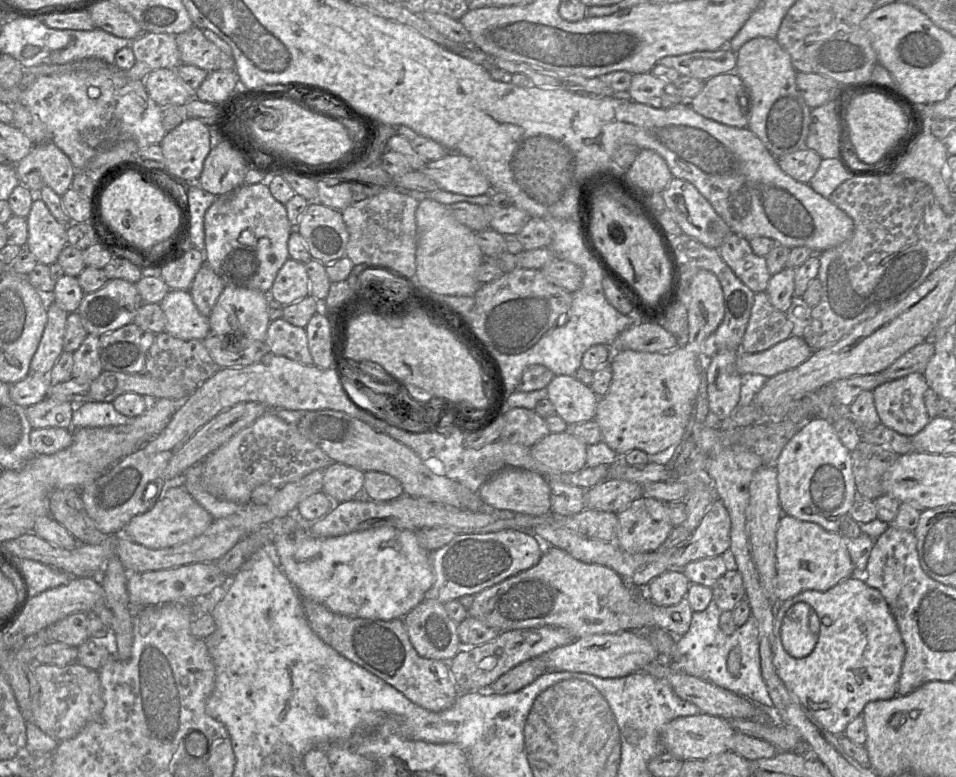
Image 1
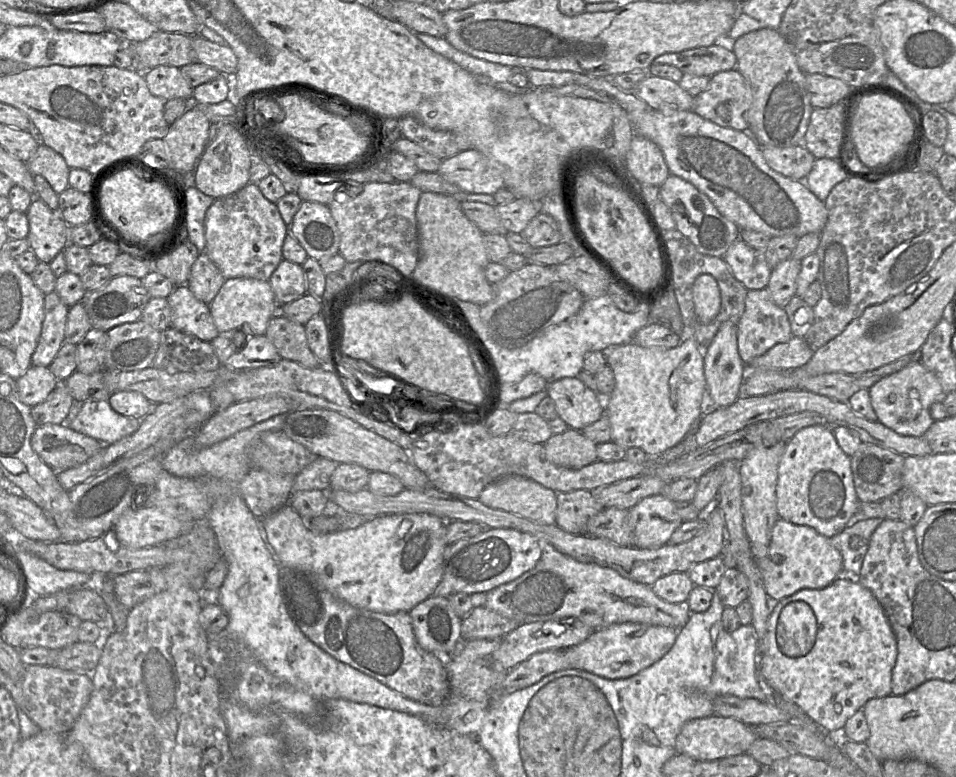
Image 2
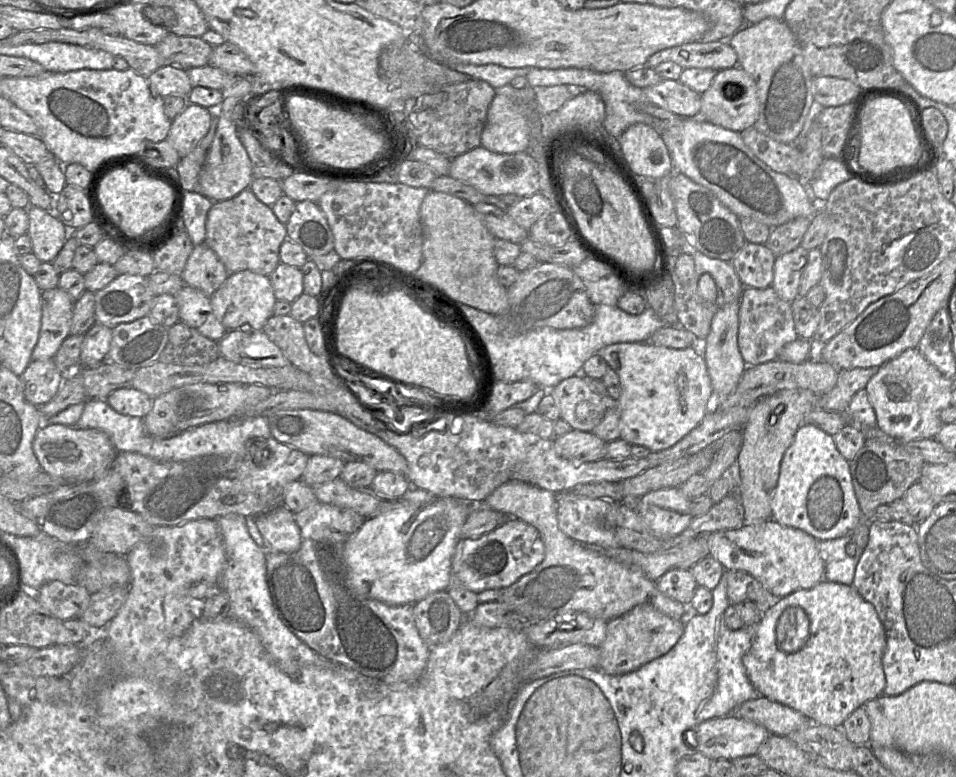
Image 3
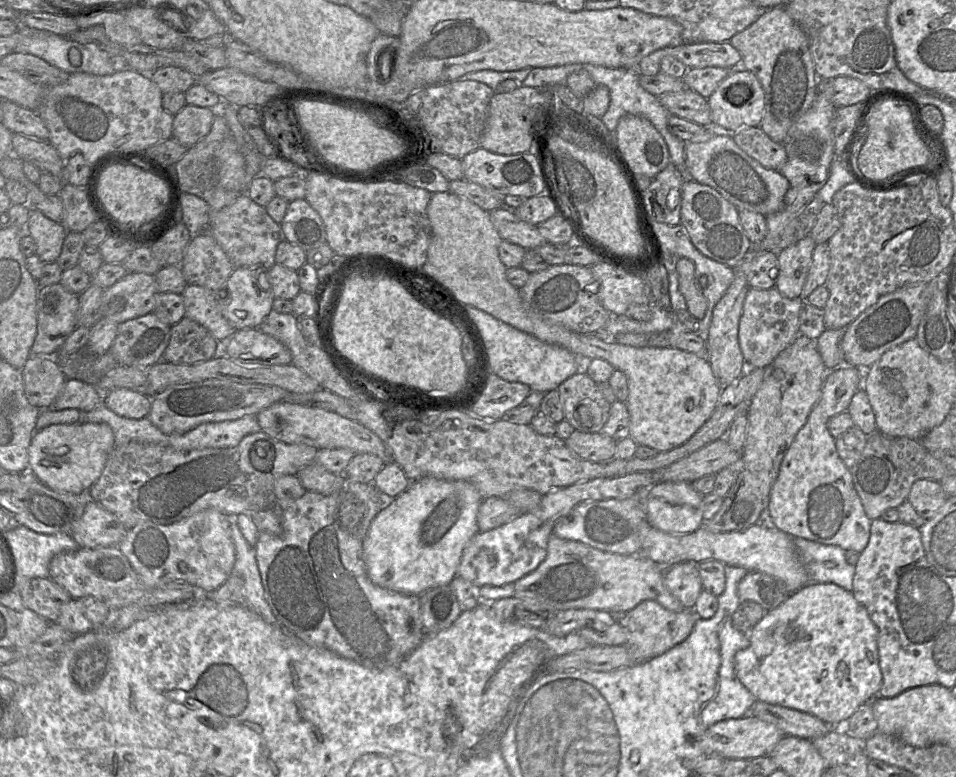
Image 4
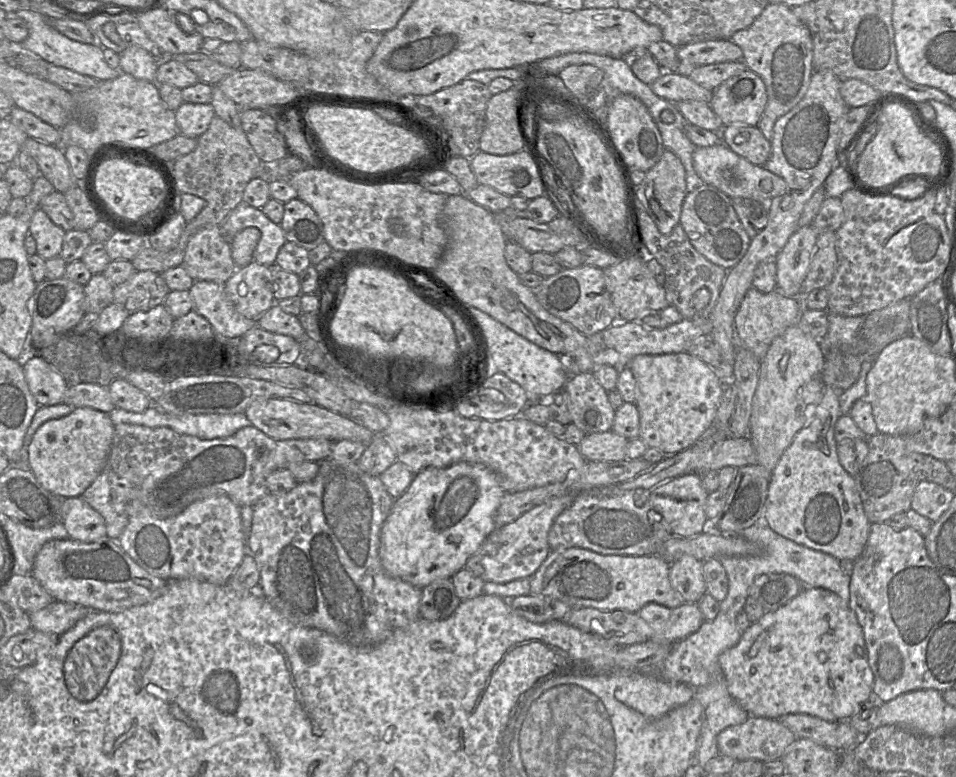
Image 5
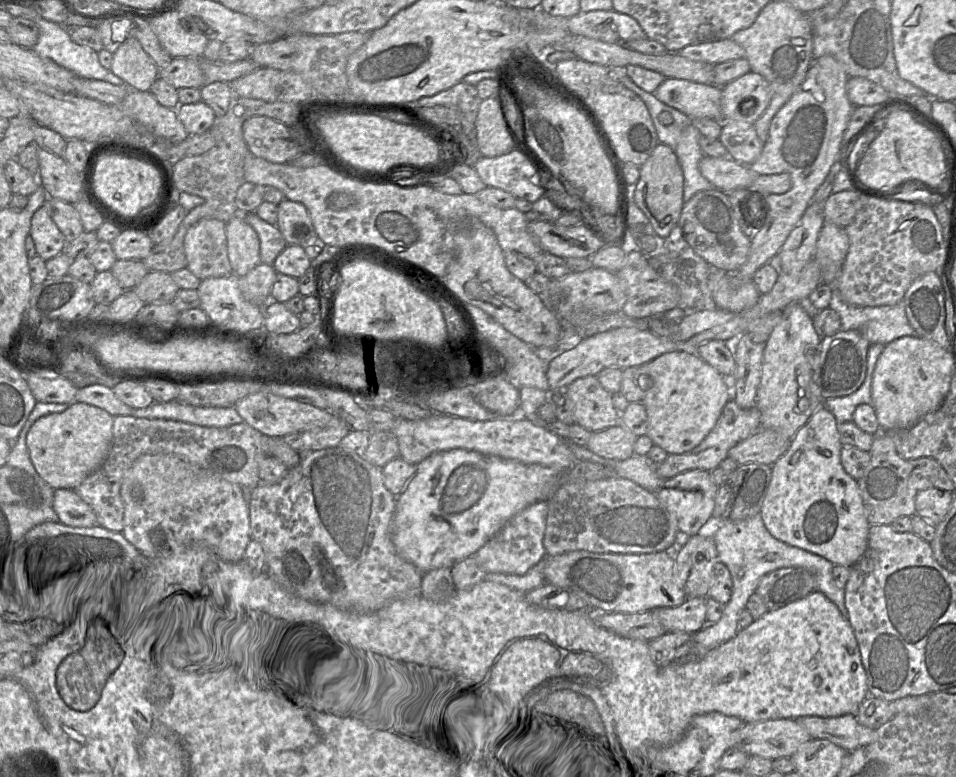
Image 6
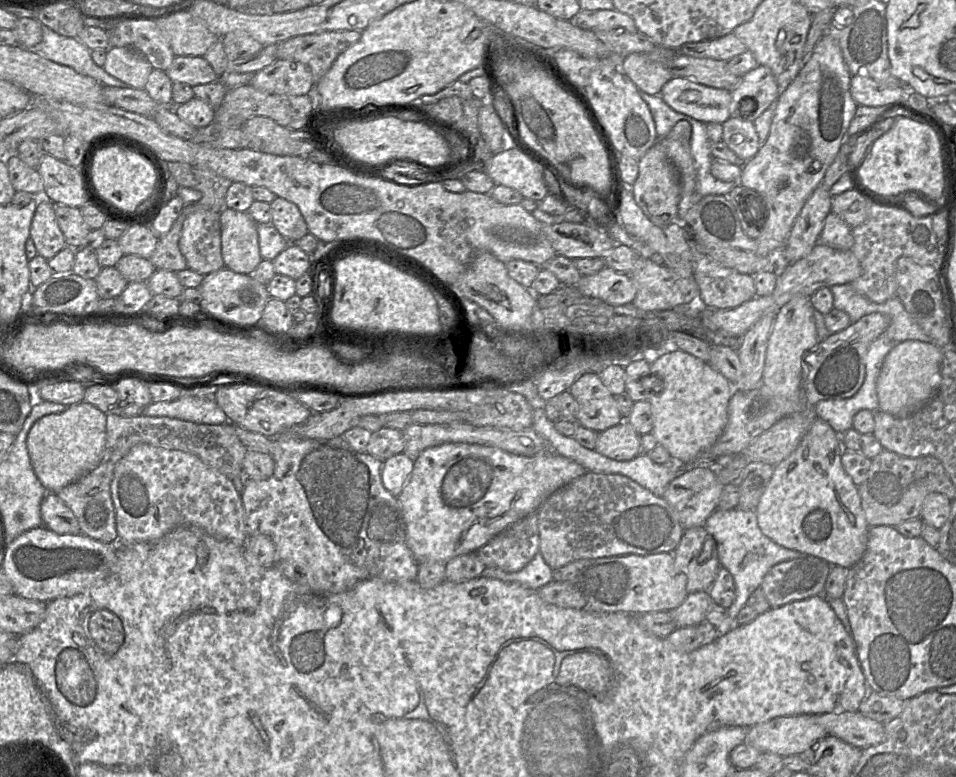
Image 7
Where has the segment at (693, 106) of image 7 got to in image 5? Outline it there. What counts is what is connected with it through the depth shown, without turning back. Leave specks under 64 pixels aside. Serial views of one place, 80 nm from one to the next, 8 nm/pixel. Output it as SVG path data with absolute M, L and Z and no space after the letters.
M663 72L656 81L650 84L650 88L657 96L673 103L683 100L699 100L710 103L713 96L712 90L702 87L690 77L674 72Z

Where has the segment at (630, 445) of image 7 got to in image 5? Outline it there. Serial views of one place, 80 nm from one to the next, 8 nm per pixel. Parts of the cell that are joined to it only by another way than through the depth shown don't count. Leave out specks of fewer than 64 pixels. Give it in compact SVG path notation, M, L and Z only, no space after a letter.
M609 430L585 435L577 448L587 461L616 462L627 459L628 441Z

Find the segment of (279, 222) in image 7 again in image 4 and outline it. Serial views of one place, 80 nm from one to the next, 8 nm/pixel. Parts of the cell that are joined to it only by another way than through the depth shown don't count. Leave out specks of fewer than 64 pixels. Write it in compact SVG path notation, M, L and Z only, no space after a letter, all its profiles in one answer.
M305 199L288 202L286 214L280 226L285 239L304 251L326 243L324 224Z

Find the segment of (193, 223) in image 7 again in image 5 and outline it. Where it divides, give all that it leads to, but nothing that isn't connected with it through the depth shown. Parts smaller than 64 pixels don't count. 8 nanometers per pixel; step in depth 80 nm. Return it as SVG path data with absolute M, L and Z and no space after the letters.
M219 225L204 227L190 237L182 267L194 281L225 284L230 279L237 266Z

